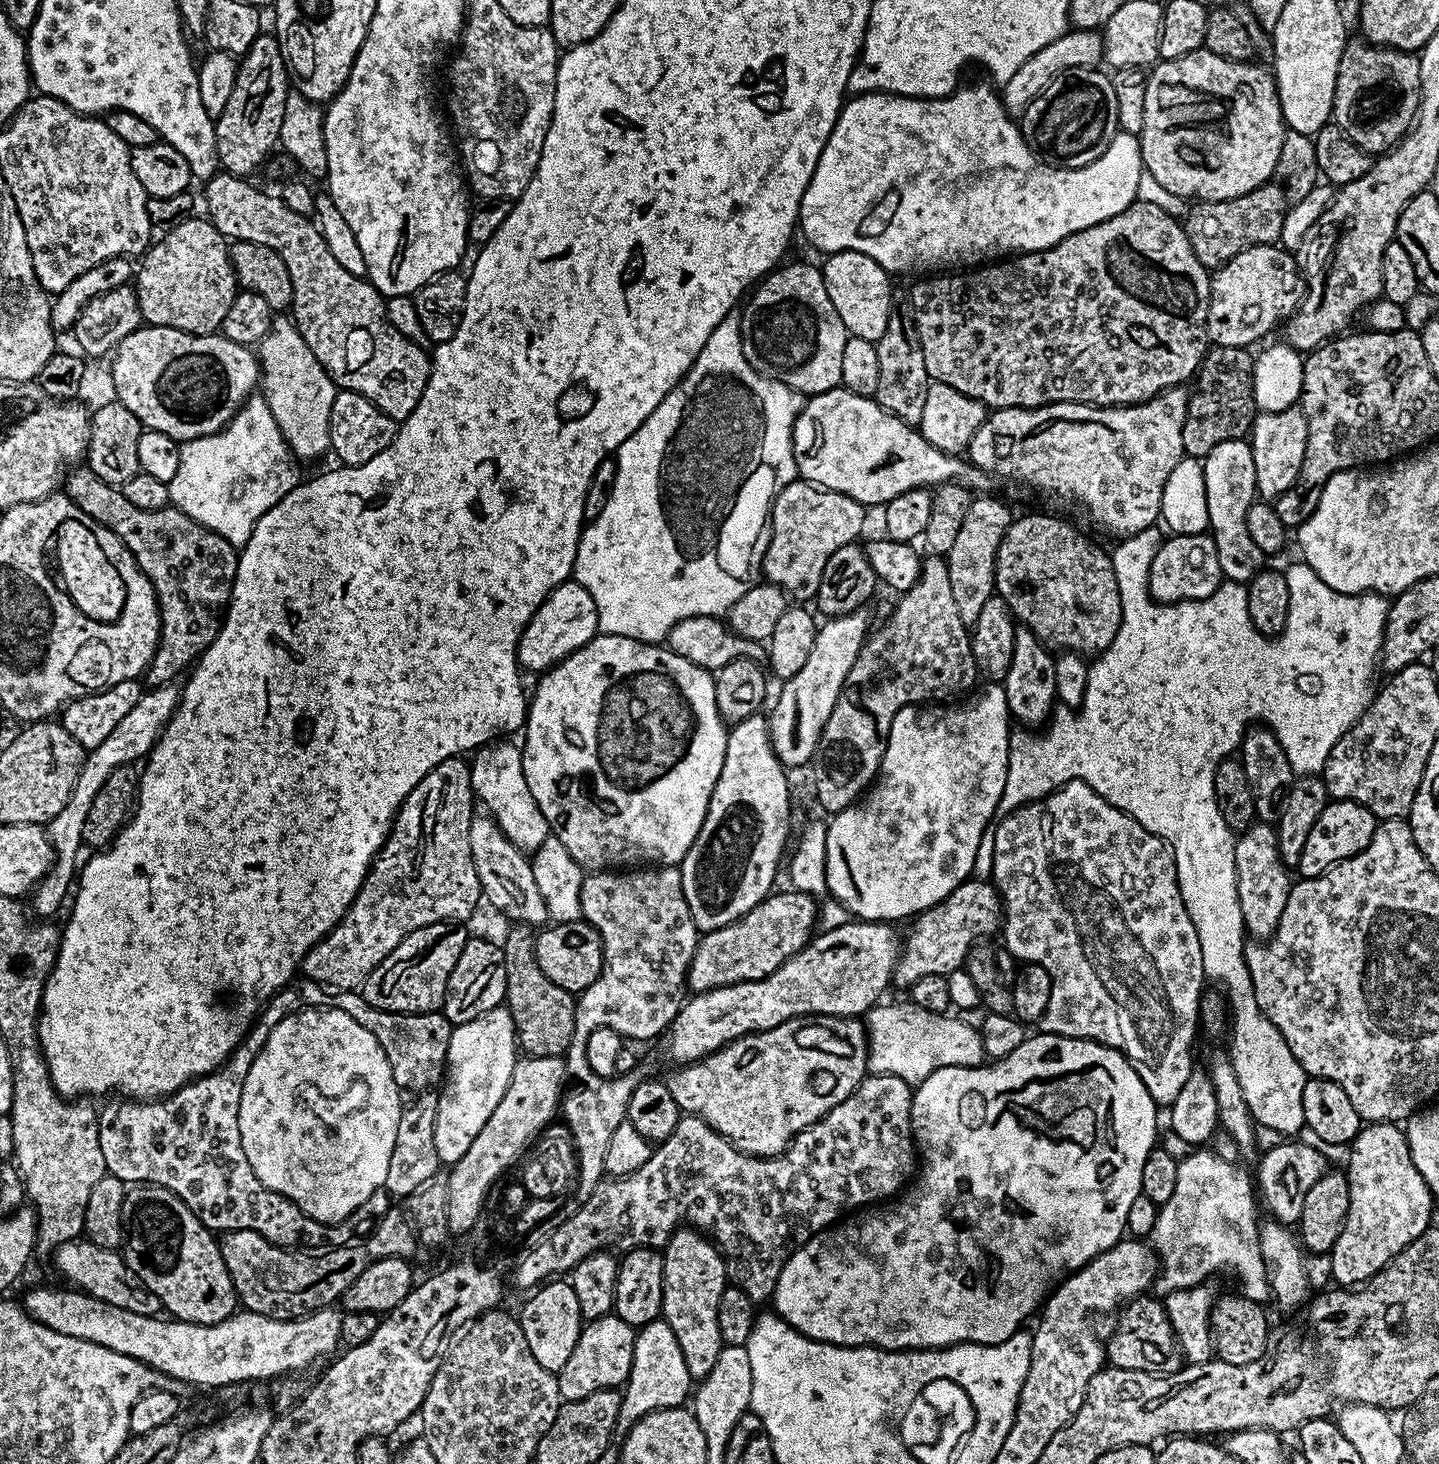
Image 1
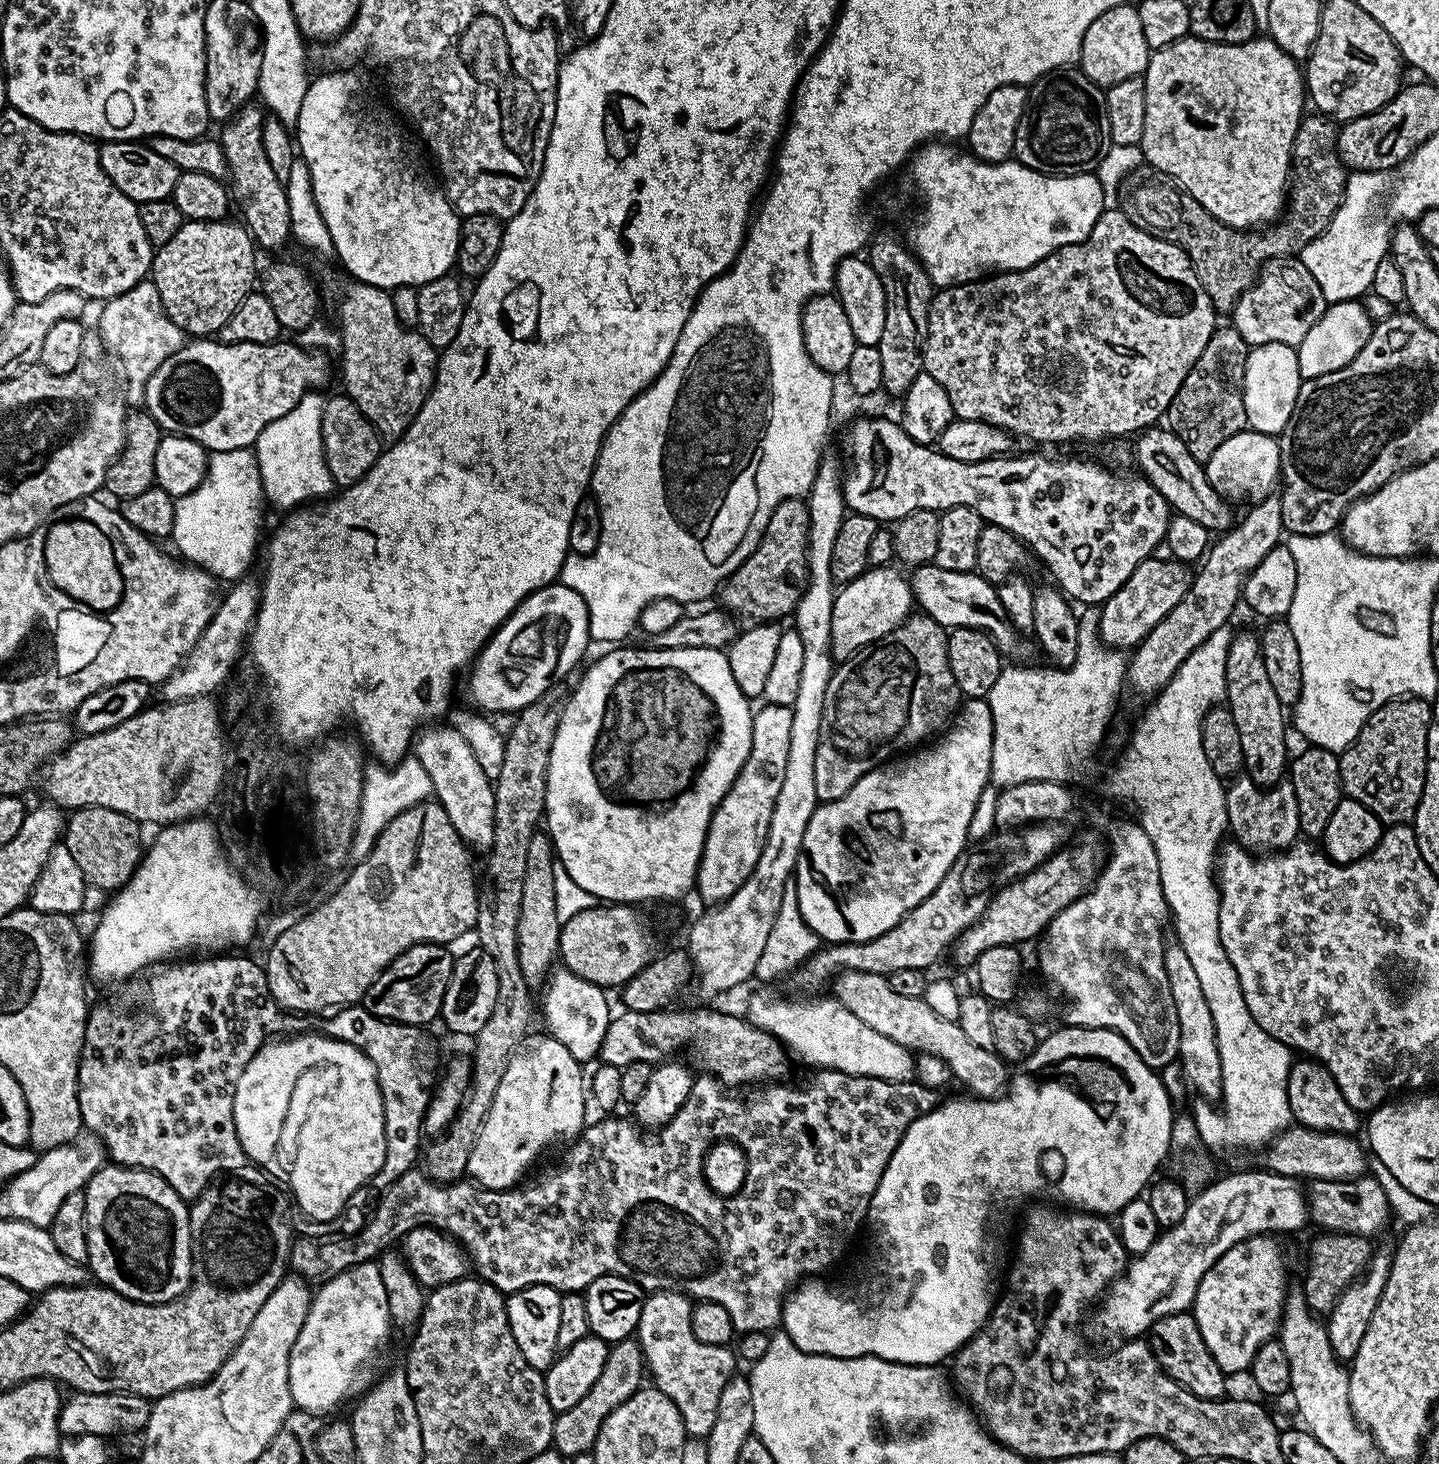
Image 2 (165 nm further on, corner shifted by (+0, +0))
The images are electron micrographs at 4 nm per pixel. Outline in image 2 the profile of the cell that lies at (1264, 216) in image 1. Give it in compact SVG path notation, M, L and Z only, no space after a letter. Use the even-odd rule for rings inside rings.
M1319 114L1305 115L1298 126L1298 134L1294 134L1290 187L1286 193L1286 207L1282 213L1282 219L1263 230L1241 230L1226 226L1218 218L1214 218L1214 214L1207 212L1188 192L1176 201L1174 208L1175 211L1180 211L1180 221L1176 224L1175 243L1179 244L1180 249L1190 258L1190 262L1198 274L1198 282L1202 282L1206 294L1210 294L1210 302L1218 305L1221 313L1231 313L1238 298L1255 282L1256 277L1260 275L1260 269L1264 267L1267 260L1283 256L1295 257L1307 244L1314 242L1314 238L1321 236L1326 230L1326 226L1330 226L1330 222L1344 197L1350 173L1349 169L1344 167L1342 158L1338 154L1337 142L1337 121Z

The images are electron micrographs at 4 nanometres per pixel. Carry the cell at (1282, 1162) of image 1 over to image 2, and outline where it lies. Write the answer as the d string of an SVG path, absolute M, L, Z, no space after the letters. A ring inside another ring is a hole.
M1370 1174L1352 1180L1313 1181L1310 1187L1309 1219L1313 1225L1318 1224L1321 1227L1319 1229L1372 1238L1391 1219L1392 1213L1386 1194Z

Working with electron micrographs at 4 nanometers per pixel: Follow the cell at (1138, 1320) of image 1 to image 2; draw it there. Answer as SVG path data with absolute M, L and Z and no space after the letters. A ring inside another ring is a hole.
M1191 1311L1170 1314L1161 1320L1155 1320L1150 1329L1147 1342L1161 1368L1174 1378L1186 1390L1193 1392L1203 1400L1218 1400L1225 1395L1224 1380L1226 1374L1214 1362L1214 1354L1206 1350L1206 1342L1202 1342L1202 1334L1198 1330L1198 1322L1194 1322Z

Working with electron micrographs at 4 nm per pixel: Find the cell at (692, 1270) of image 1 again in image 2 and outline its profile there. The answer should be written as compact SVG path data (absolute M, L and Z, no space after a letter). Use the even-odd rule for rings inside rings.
M669 1290L645 1295L634 1336L644 1352L651 1383L678 1408L688 1438L707 1438L718 1418L718 1402L736 1368L731 1347L707 1345L694 1336L691 1326L693 1301L685 1293Z

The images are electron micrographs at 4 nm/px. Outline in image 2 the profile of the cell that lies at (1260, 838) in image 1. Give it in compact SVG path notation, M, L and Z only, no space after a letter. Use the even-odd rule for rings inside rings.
M1246 774L1233 779L1224 793L1227 831L1234 835L1235 843L1241 844L1253 854L1271 854L1287 850L1301 835L1298 822L1298 798L1291 782L1281 782L1273 788L1259 788Z

